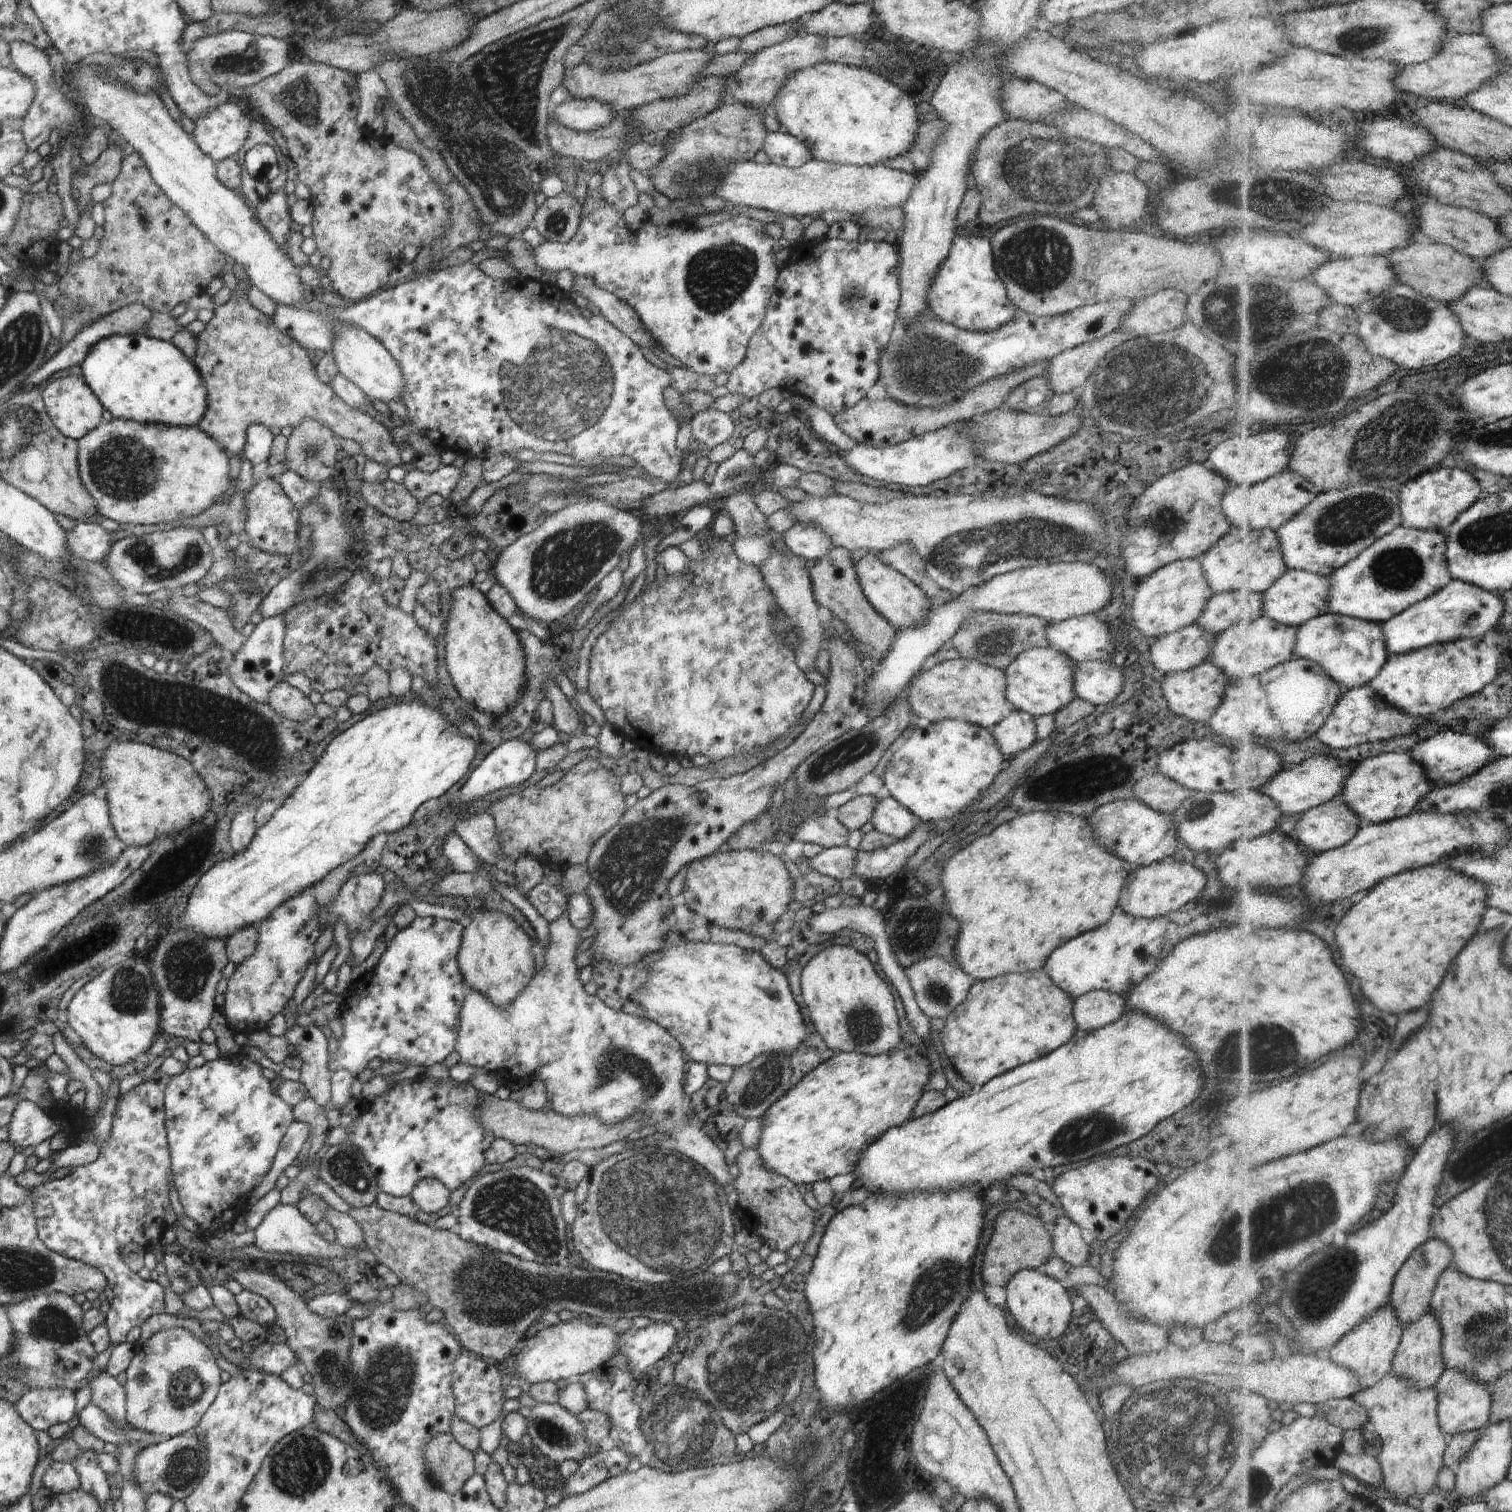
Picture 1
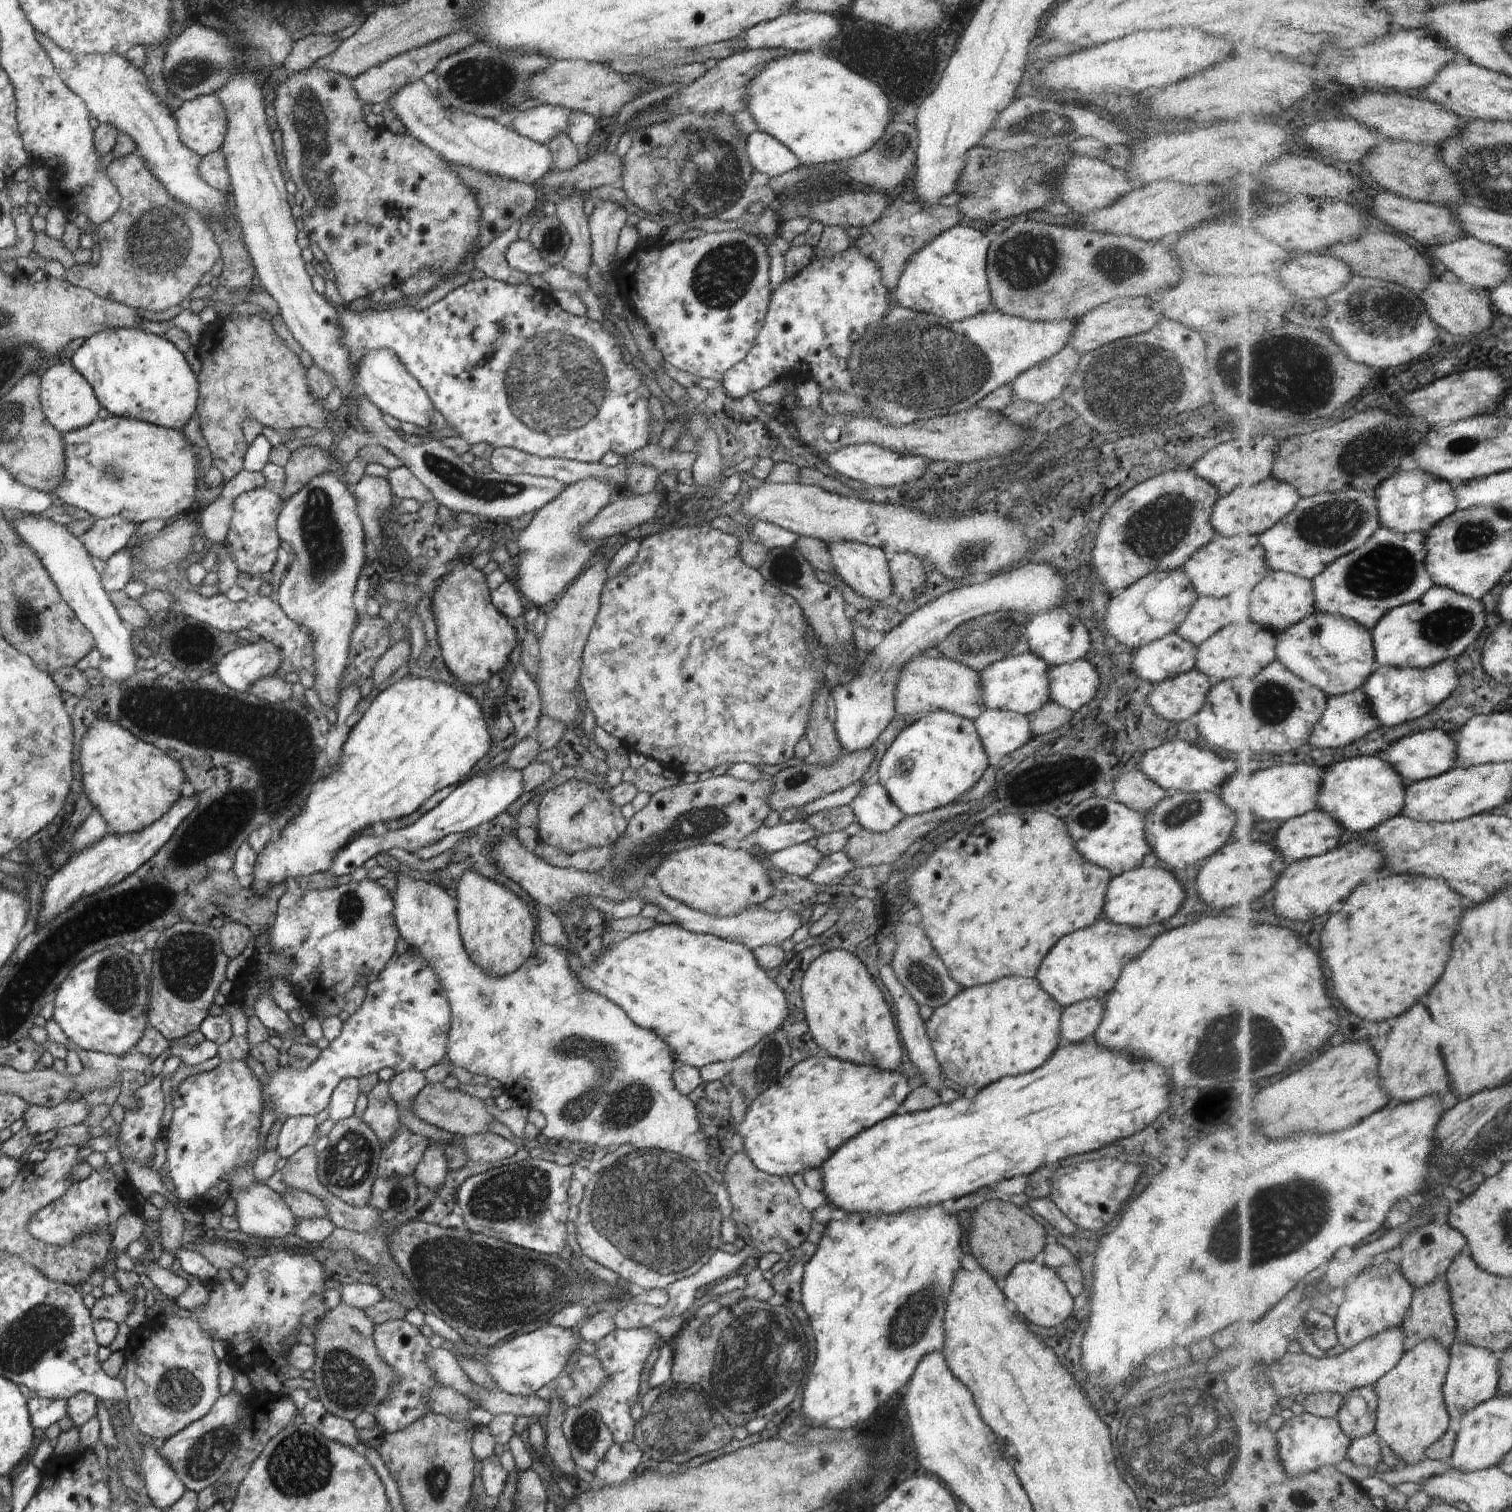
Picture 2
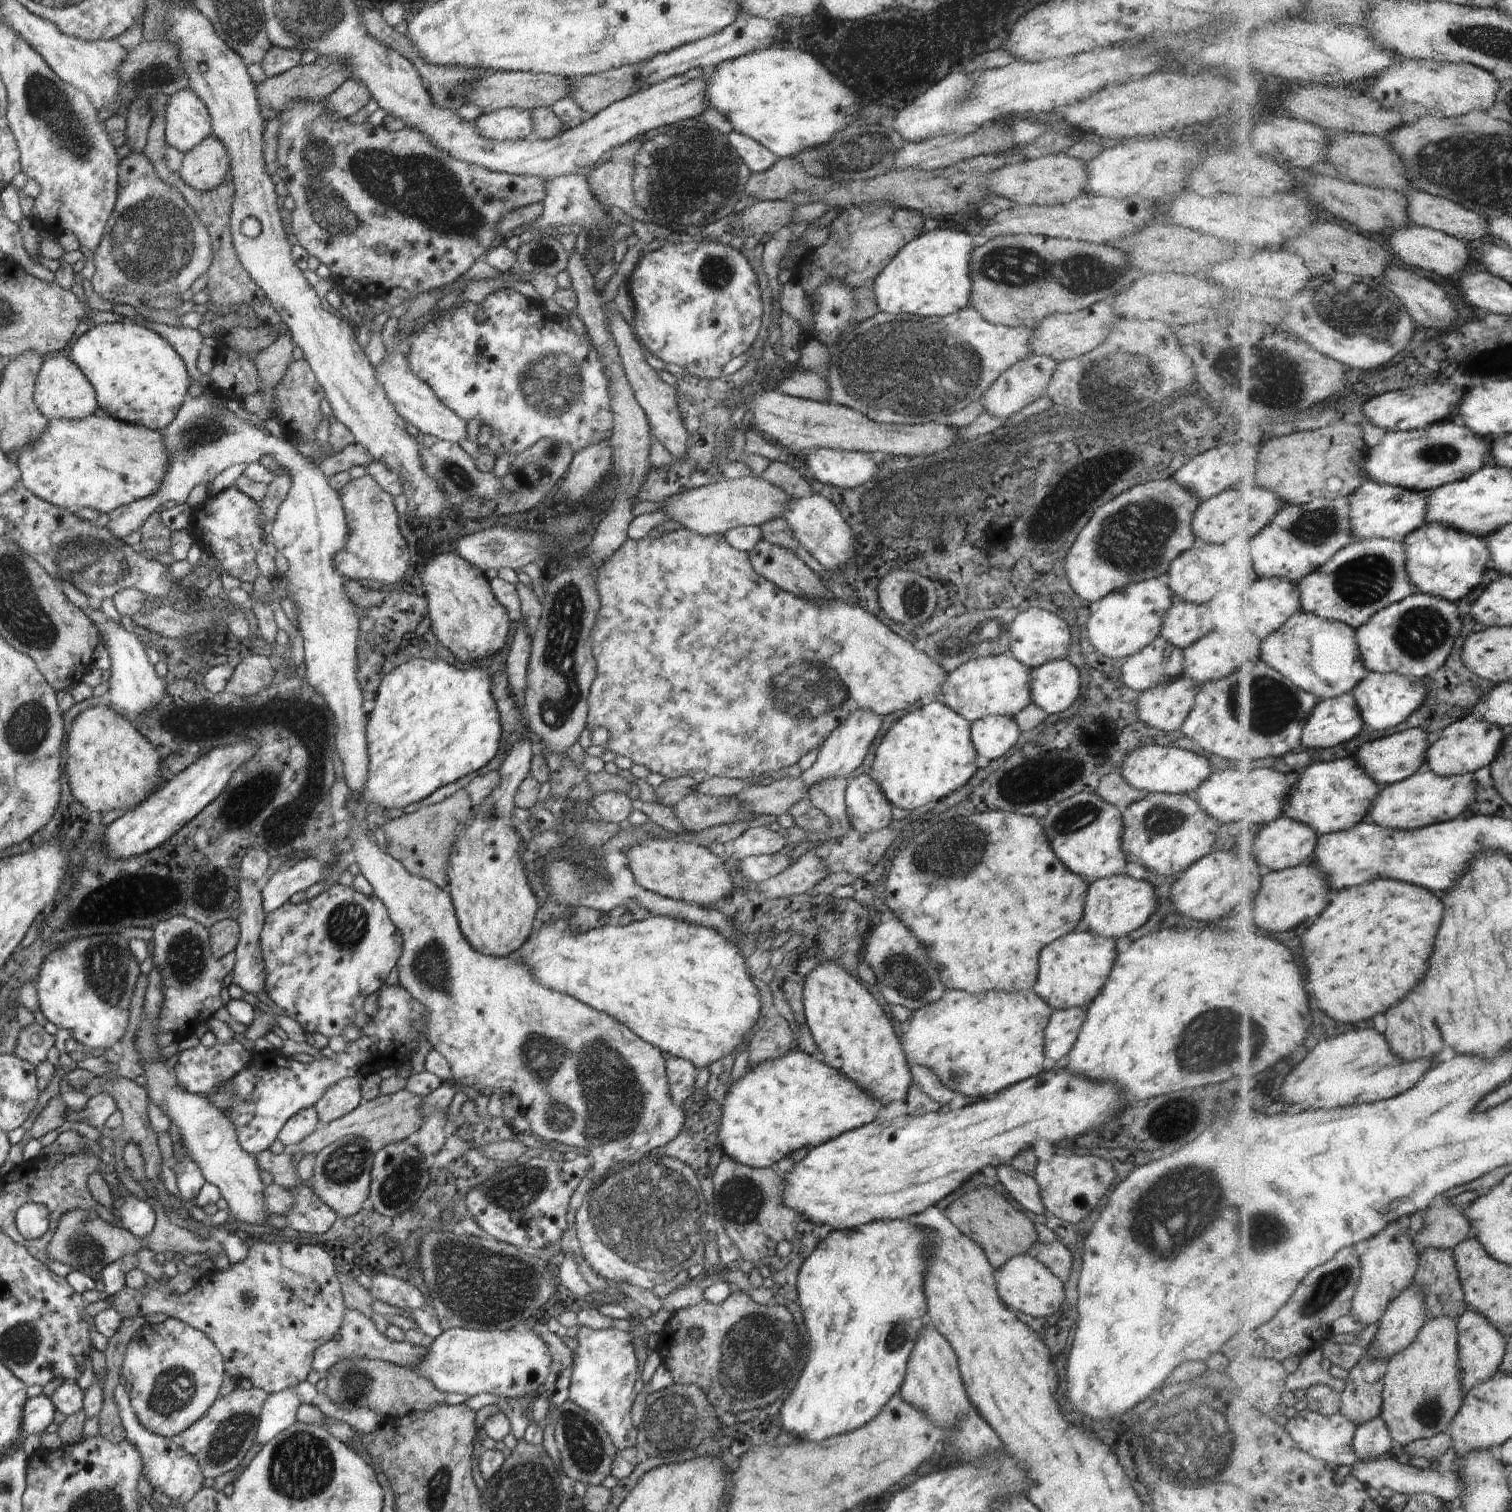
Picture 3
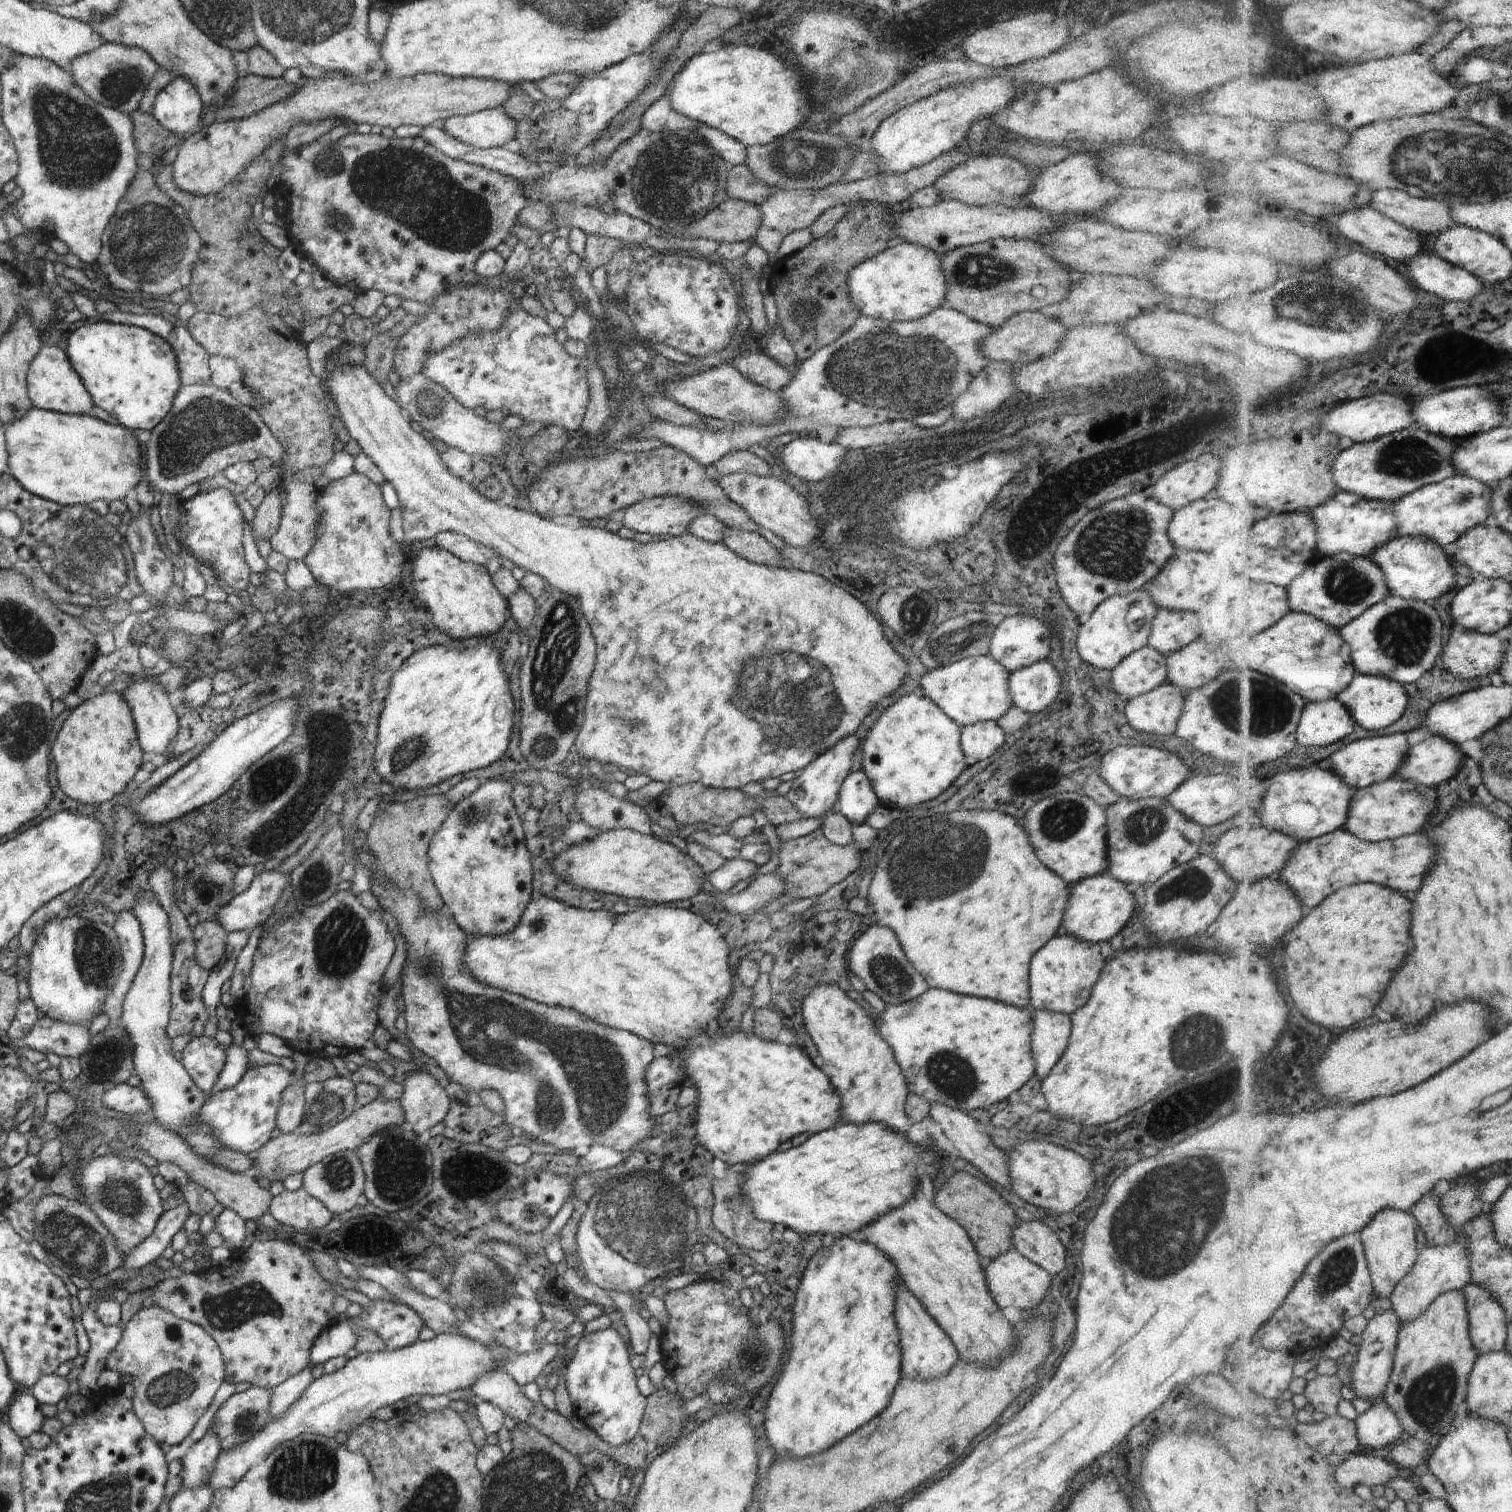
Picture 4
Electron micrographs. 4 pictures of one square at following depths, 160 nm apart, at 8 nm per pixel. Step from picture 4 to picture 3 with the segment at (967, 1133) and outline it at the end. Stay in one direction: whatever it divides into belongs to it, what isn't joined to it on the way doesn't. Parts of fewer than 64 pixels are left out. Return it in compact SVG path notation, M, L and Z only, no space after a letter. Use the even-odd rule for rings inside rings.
M910 1063L908 1066L913 1081L918 1084L922 1092L925 1092L932 1100L940 1103L941 1106L943 1104L950 1104L950 1102L954 1102L954 1106L964 1106L964 1104L968 1104L968 1097L962 1098L961 1094L953 1090L948 1090L948 1088L938 1080L938 1076L934 1076L934 1072L928 1067L914 1063ZM1010 1164L999 1165L996 1168L998 1172L999 1182L1010 1192L1010 1194L1019 1202L1020 1206L1034 1212L1034 1214L1044 1214L1048 1216L1046 1207L1042 1204L1040 1198L1039 1186L1030 1175L1018 1172Z

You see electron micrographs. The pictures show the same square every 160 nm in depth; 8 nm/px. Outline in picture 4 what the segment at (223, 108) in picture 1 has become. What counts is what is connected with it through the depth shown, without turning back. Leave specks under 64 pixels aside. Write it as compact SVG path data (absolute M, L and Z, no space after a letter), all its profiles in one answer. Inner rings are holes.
M175 76L158 92L151 115L166 130L184 140L203 128L202 108L204 105L195 87L186 78Z

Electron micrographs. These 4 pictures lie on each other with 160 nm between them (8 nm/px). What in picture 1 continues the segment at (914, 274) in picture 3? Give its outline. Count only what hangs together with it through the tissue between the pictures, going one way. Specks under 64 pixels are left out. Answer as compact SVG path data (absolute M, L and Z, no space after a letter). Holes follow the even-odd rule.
M956 234L928 293L930 312L945 323L959 329L988 332L999 329L1015 319L1018 308L1008 298L1004 283L994 270L991 242L984 237L964 237Z

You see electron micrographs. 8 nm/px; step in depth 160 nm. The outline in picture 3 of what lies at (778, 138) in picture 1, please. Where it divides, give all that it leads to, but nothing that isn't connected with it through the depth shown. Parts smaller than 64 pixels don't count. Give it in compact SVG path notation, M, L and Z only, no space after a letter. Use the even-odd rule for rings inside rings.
M736 131L726 135L736 154L754 173L767 171L779 159L769 148Z

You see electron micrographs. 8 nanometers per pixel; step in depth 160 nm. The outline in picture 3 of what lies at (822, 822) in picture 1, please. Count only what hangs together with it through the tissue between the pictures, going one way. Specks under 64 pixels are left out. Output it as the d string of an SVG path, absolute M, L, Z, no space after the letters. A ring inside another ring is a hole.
M750 827L746 829L744 834L741 834L734 841L734 852L732 858L741 861L746 857L755 857L758 855L773 855L774 853L780 852L786 848L786 838L782 834L786 832L786 829L782 828L780 831L772 831L767 827Z

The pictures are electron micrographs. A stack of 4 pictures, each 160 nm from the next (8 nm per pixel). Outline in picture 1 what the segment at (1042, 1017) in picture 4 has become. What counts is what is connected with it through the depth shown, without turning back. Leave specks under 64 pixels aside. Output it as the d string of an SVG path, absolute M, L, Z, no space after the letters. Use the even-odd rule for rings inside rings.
M1090 991L1073 999L1072 1018L1078 1031L1090 1032L1104 1028L1120 1019L1124 996L1108 991Z

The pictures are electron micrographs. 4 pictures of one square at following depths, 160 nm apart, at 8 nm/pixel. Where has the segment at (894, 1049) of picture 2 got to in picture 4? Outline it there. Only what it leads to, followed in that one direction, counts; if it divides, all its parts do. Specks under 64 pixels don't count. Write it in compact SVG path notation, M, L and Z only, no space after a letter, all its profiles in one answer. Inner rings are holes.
M820 984L816 986L803 1000L802 1016L804 1028L807 1030L812 1043L818 1050L818 1055L824 1060L822 1071L830 1084L834 1086L834 1092L840 1100L840 1118L846 1124L884 1124L890 1128L890 1132L898 1132L898 1136L908 1139L908 1132L913 1125L912 1120L904 1112L906 1096L909 1092L906 1088L906 1080L894 1060L894 1054L886 1040L878 1036L878 1028L874 1026L875 1020L868 1016L868 1012L861 1008L848 997L848 994L836 984Z

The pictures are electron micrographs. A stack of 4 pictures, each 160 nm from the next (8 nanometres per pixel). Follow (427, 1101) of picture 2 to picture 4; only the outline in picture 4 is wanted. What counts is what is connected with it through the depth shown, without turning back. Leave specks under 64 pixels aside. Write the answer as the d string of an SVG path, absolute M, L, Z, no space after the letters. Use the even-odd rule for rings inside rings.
M379 1097L374 1102L370 1102L362 1108L357 1108L346 1120L332 1126L326 1132L320 1132L320 1134L300 1134L295 1132L280 1134L278 1138L270 1138L262 1148L258 1148L253 1154L250 1154L250 1158L254 1160L251 1176L256 1181L258 1178L266 1178L270 1182L275 1179L283 1182L288 1176L300 1174L328 1156L341 1151L353 1150L356 1146L360 1146L366 1138L378 1132L380 1128L384 1130L384 1128L398 1126L398 1124L402 1126L404 1122L404 1112L401 1111L400 1101L388 1100L388 1102L384 1102Z

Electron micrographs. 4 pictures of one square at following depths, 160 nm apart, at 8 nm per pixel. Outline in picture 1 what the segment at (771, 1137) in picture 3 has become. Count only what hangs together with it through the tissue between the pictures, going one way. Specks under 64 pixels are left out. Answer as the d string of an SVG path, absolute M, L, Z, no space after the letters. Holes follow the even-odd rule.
M902 1049L880 1055L862 1055L837 1052L827 1062L818 1064L796 1086L780 1096L762 1116L758 1156L766 1168L795 1183L815 1184L835 1176L850 1174L862 1152L888 1128L894 1128L911 1119L916 1102L927 1091L930 1080L930 1060L924 1049Z

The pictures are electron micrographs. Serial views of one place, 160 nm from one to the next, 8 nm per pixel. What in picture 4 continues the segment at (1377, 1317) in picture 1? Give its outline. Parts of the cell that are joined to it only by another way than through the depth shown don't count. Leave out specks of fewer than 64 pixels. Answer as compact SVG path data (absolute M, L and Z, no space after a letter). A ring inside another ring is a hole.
M1386 1209L1360 1233L1369 1258L1377 1298L1391 1300L1397 1286L1416 1268L1422 1251L1418 1238L1416 1238L1418 1226L1420 1226L1419 1220L1413 1212Z

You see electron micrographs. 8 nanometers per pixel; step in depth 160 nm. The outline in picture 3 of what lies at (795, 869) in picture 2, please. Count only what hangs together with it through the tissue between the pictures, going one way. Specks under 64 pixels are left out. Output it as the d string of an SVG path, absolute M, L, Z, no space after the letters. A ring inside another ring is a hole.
M786 848L773 855L758 855L746 857L740 861L741 873L752 882L759 883L784 872L791 867L798 858L786 854Z

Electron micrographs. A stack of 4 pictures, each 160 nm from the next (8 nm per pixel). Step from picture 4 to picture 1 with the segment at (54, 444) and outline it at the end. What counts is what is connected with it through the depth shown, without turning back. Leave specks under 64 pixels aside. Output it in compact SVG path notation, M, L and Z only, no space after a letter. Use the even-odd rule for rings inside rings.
M124 418L104 422L77 441L78 474L82 486L94 500L101 516L119 524L166 524L180 518L192 518L204 513L216 502L227 498L233 479L224 448L198 427L172 427L166 424L142 423Z

